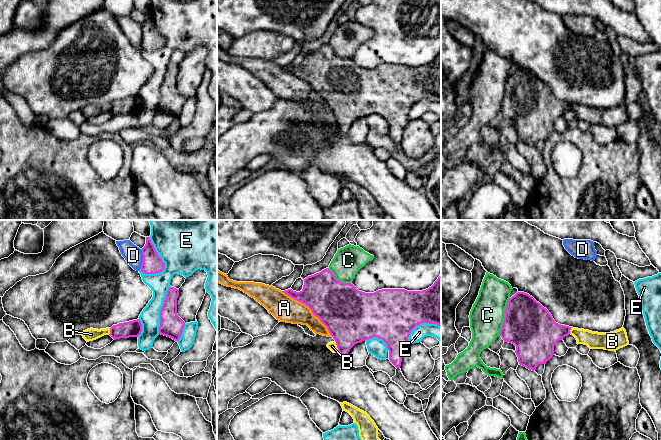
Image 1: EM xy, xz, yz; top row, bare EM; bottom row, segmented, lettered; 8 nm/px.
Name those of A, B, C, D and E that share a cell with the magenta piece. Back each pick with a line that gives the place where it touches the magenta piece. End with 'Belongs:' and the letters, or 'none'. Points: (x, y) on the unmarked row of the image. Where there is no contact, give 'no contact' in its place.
Belongs: none

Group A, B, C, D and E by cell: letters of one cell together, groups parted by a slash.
A B / C / D / E

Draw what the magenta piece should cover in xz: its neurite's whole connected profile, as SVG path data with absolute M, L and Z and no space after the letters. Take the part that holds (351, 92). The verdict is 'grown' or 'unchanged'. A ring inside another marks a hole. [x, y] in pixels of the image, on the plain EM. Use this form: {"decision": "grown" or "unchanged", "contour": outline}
{"decision": "unchanged", "contour": "M326 44L305 54L300 68L292 65L282 68L311 85L313 91L327 103L342 132L346 132L355 120L377 113L386 119L389 136L396 144L401 142L408 113L416 102L422 99L441 102L441 50L426 66L382 65L365 69L352 59L338 57Z"}

